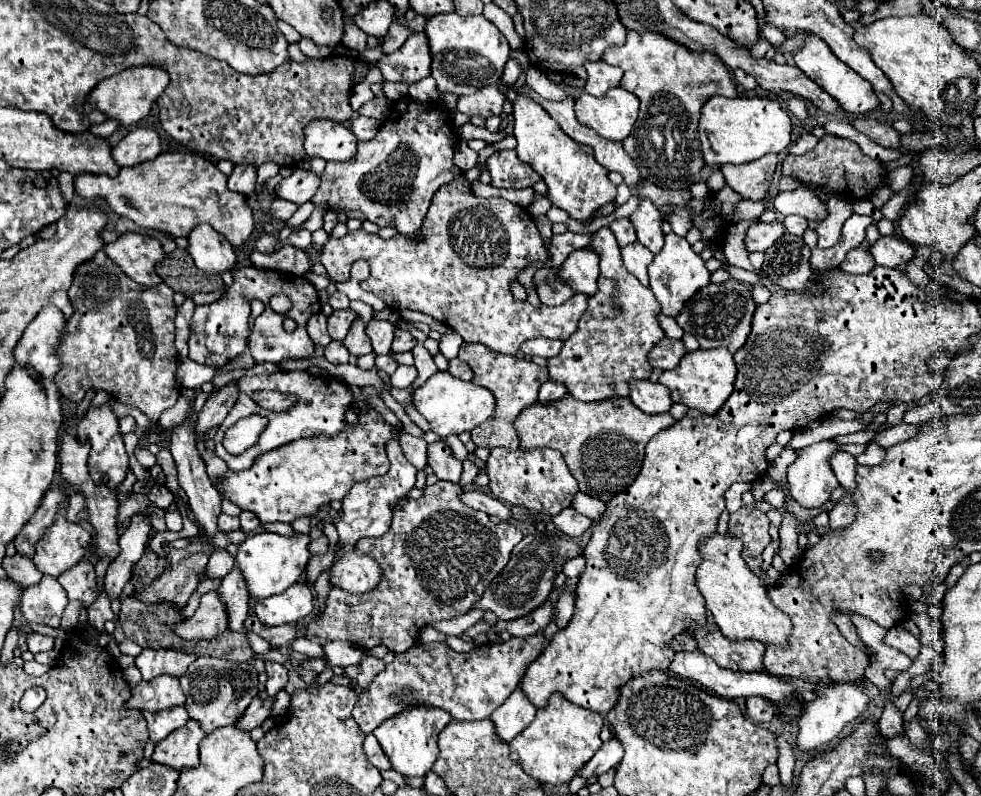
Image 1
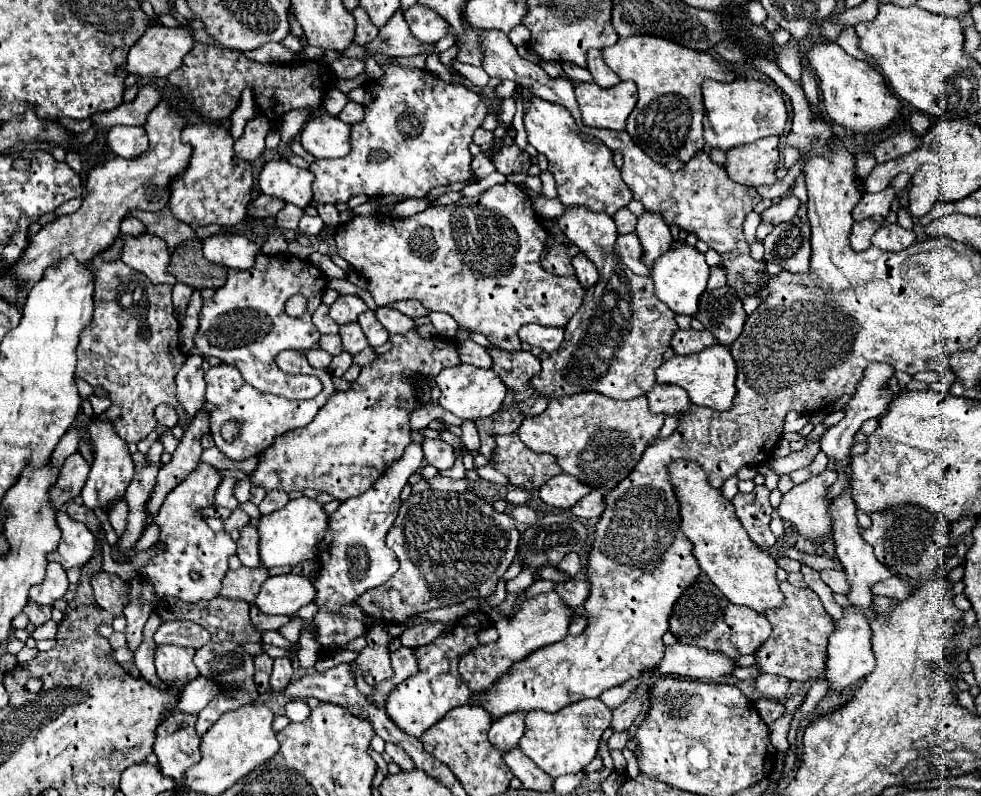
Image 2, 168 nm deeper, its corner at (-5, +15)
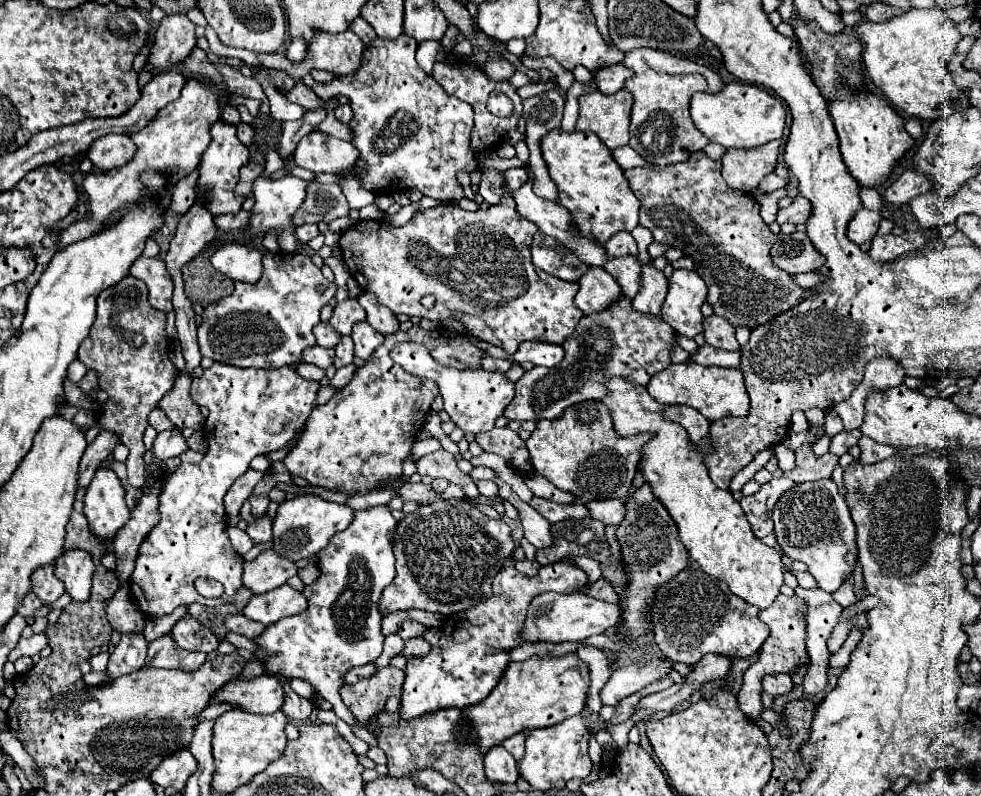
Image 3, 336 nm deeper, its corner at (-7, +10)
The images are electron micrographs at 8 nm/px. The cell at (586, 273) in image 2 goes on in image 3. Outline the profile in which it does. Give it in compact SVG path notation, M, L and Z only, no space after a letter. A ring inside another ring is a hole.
M591 267L589 273L581 277L579 285L581 289L575 295L575 305L583 315L601 313L623 297L621 285L603 267Z

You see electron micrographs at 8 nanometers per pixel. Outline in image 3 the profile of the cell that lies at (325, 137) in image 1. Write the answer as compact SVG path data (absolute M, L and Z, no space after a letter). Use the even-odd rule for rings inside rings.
M311 131L297 143L293 159L299 167L315 175L317 173L339 175L355 165L355 161L359 159L359 151L347 141L325 135L321 131Z

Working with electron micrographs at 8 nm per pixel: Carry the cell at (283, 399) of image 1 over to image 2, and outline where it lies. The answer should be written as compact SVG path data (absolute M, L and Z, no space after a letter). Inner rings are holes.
M257 254L253 268L231 268L223 288L213 298L203 300L199 314L199 330L195 334L195 348L201 356L217 356L221 362L235 366L243 378L259 392L283 396L289 400L307 400L321 392L321 382L315 376L281 374L275 366L275 356L281 350L309 350L319 342L319 330L311 322L311 314L321 304L325 290L325 276L311 262L291 254L265 256ZM293 294L307 298L307 312L291 318L285 312L285 302Z

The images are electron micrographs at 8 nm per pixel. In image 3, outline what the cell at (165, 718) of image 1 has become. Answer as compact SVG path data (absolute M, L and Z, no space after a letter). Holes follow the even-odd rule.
M257 677L251 681L229 681L213 695L213 703L231 703L249 713L273 713L283 705L283 685L275 677Z

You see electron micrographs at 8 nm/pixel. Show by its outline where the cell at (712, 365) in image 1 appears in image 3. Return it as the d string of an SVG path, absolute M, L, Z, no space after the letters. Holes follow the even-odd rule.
M695 361L671 363L647 385L649 395L661 405L687 405L697 409L707 421L717 421L725 417L745 417L749 413L749 395L745 391L743 373L739 369L717 369L703 367Z

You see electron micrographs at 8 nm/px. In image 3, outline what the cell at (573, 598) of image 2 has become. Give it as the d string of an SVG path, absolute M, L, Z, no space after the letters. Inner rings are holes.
M599 579L599 581L595 581L593 585L589 585L587 589L585 589L585 593L587 595L591 595L591 597L595 597L595 599L601 599L601 601L619 601L619 593L613 589L613 585L607 581L607 579Z

